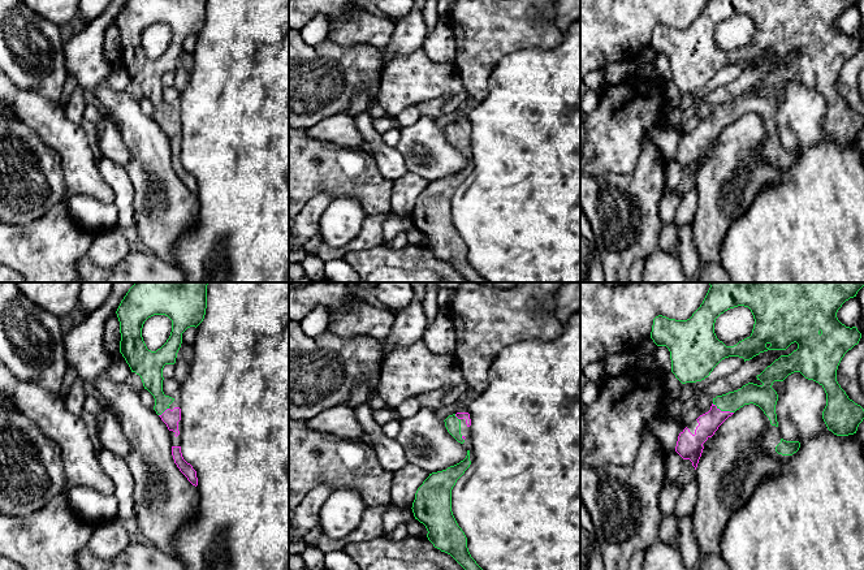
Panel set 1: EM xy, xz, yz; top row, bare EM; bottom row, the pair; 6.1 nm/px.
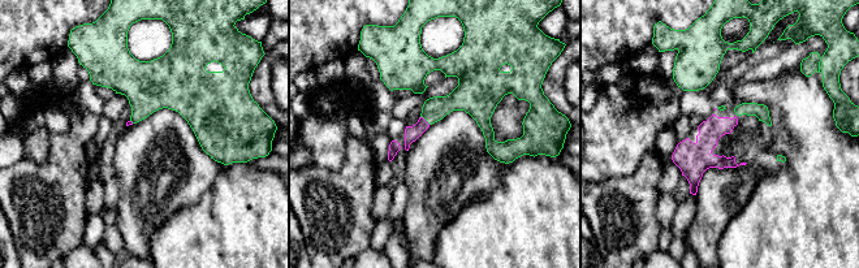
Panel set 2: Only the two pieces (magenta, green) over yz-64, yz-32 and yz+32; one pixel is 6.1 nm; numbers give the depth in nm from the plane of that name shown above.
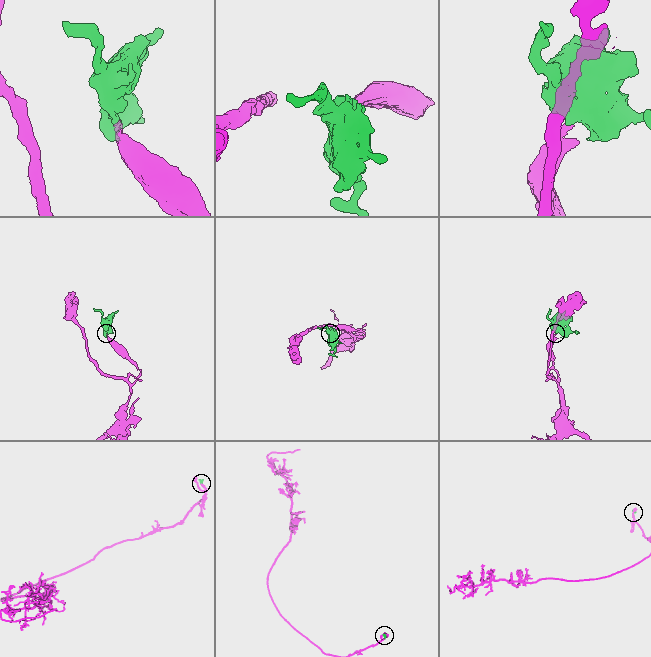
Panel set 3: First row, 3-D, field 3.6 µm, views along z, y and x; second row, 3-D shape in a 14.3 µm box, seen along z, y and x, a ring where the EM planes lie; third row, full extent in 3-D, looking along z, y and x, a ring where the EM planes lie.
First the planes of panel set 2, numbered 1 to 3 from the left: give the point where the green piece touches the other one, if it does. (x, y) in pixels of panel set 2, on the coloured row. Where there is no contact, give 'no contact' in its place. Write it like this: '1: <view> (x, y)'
1: no contact
2: yz-32 (424, 120)
3: no contact

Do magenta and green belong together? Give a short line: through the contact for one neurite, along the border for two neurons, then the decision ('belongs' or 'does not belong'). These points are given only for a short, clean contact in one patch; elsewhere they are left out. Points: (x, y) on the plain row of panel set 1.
yz (709, 130), (722, 120), (733, 109), (750, 102) | belongs

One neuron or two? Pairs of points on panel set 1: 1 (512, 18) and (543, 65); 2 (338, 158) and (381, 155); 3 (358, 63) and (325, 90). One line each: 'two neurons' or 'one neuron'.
1: two neurons
2: two neurons
3: one neuron

